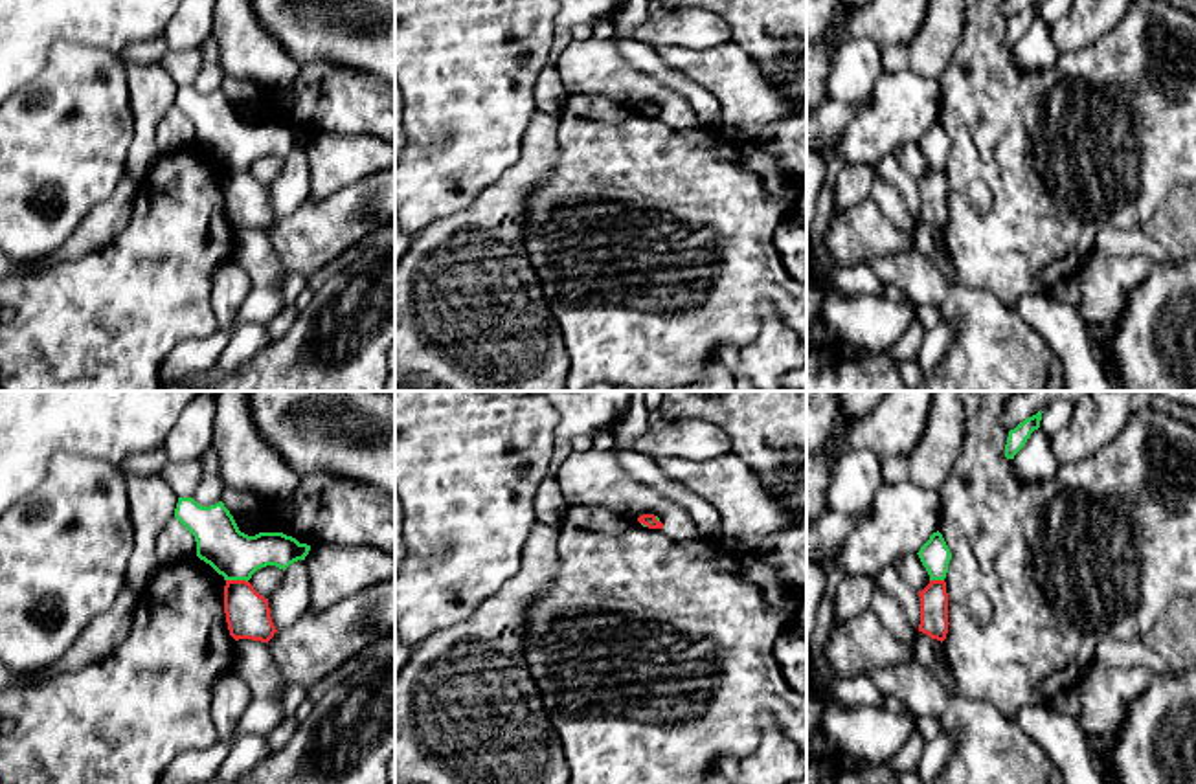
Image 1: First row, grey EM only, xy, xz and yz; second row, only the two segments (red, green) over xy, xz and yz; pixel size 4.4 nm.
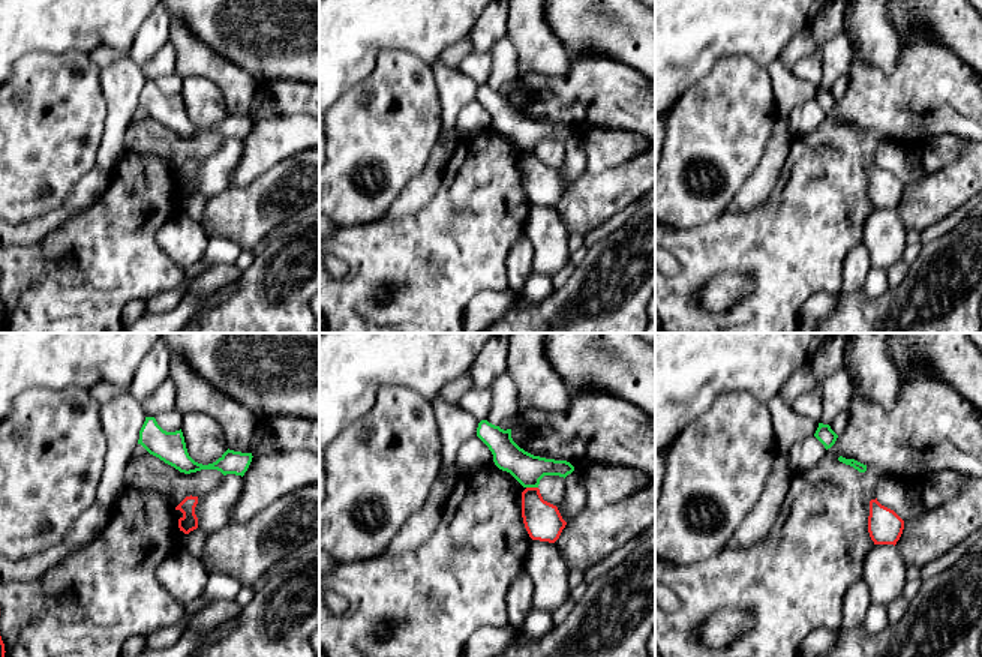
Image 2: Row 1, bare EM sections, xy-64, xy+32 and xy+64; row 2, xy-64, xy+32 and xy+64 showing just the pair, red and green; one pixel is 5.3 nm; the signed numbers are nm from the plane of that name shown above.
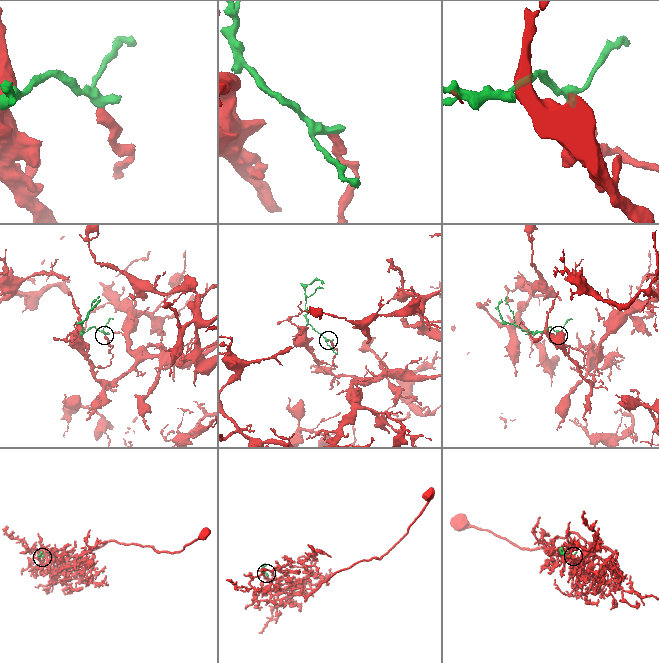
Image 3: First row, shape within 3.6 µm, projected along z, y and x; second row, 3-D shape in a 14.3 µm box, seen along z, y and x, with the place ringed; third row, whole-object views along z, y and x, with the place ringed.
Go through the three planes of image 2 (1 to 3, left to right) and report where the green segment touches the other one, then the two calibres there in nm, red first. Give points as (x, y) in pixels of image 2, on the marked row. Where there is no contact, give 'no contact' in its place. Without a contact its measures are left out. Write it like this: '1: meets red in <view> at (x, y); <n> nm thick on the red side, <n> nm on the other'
1: no contact
2: meets red in xy+32 at (532, 488); 200 nm thick on the red side, 170 nm on the other
3: no contact

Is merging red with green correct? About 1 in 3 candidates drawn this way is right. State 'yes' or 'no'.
no

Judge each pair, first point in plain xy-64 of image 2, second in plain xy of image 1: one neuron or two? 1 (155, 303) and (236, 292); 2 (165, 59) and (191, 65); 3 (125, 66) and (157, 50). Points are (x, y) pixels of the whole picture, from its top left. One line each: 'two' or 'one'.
1: two
2: one
3: two

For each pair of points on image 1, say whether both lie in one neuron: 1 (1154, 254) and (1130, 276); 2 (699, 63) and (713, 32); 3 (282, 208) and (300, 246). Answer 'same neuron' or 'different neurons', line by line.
1: different neurons
2: different neurons
3: different neurons

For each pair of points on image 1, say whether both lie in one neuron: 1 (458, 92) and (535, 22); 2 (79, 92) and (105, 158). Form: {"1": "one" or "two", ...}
{"1": "one", "2": "one"}

